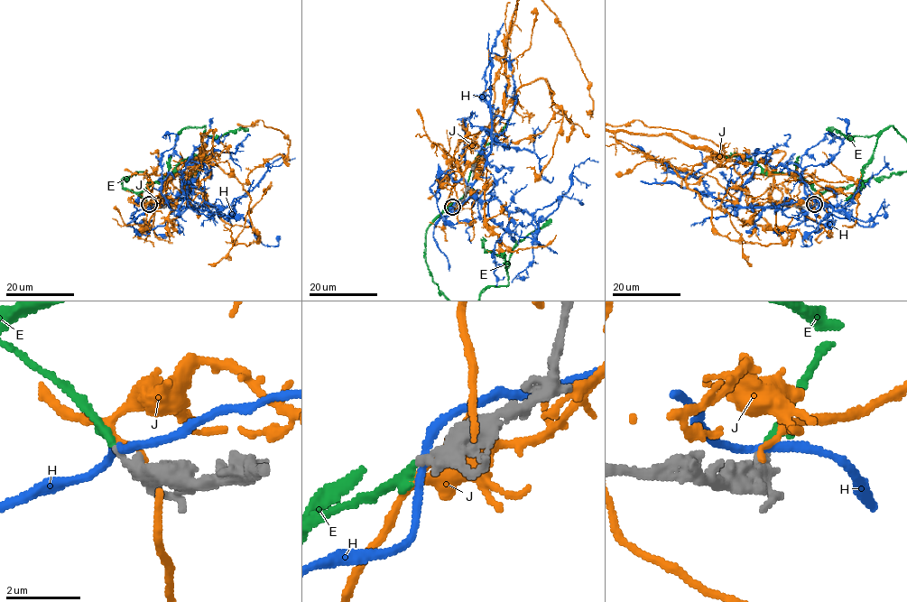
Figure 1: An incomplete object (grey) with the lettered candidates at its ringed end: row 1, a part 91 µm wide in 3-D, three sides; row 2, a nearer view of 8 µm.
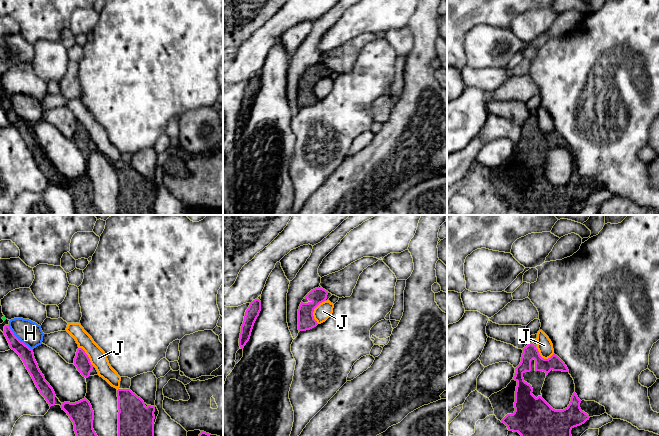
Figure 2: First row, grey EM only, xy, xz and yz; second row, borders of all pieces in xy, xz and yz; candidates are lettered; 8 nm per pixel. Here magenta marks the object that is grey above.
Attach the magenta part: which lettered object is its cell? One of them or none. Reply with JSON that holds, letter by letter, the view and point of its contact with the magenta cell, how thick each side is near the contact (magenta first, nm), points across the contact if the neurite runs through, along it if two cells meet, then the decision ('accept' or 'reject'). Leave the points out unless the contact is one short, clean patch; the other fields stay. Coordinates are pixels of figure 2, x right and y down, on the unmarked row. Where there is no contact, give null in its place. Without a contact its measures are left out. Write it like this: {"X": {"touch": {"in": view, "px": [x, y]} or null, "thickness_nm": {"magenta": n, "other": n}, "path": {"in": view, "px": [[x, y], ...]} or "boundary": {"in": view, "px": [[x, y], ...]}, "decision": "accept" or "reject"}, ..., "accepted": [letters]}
{"E": {"touch": null, "decision": "accept"}, "H": {"touch": {"in": "xy", "px": [18, 115]}, "thickness_nm": {"magenta": 120, "other": 190}, "decision": "reject"}, "J": {"touch": {"in": "xz", "px": [313, 87]}, "thickness_nm": {"magenta": 140, "other": 140}, "boundary": {"in": "xz", "px": [[324, 76], [313, 88], [313, 94], [317, 99]]}, "decision": "reject"}, "accepted": ["E"]}

